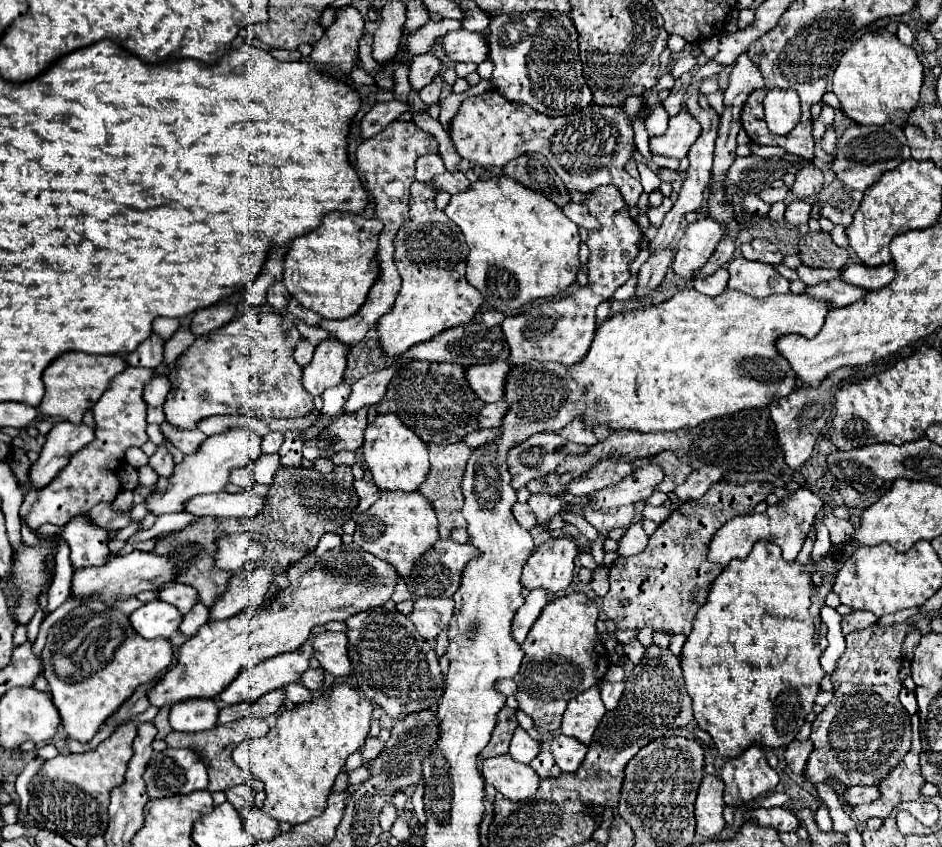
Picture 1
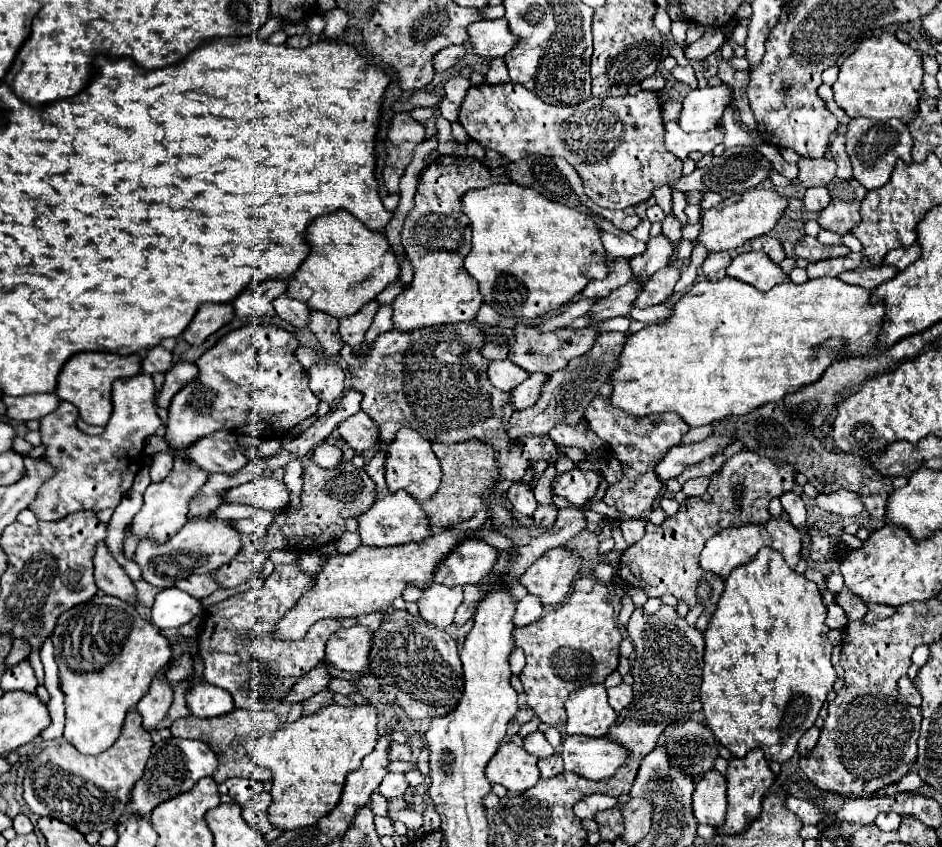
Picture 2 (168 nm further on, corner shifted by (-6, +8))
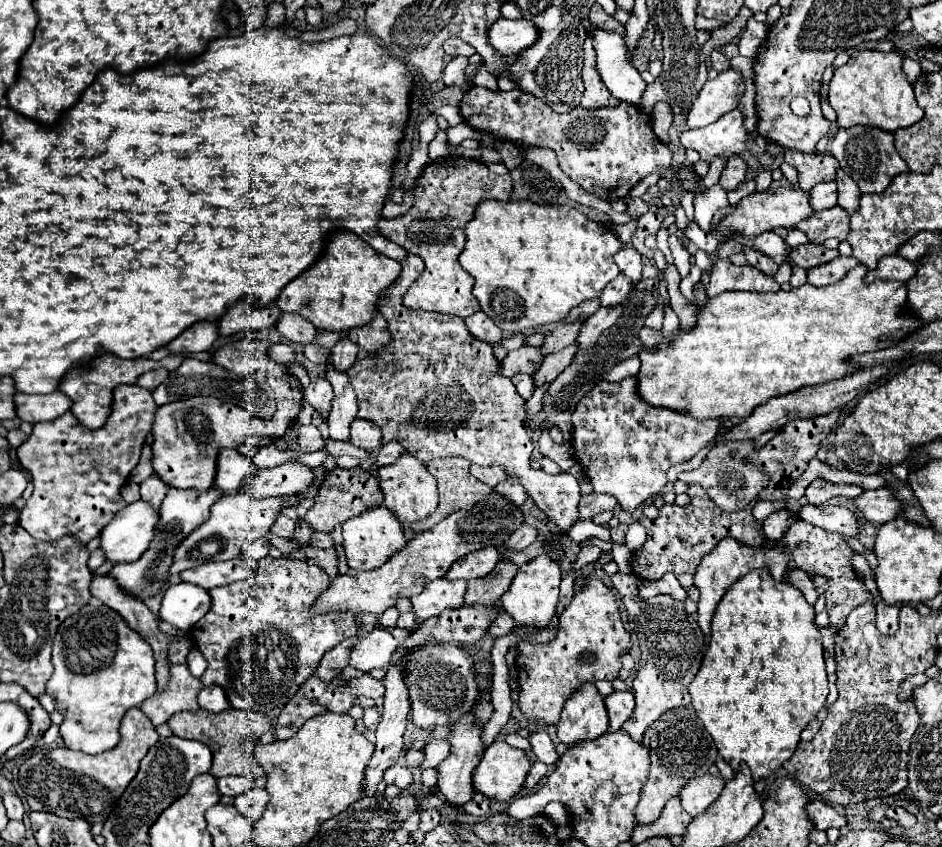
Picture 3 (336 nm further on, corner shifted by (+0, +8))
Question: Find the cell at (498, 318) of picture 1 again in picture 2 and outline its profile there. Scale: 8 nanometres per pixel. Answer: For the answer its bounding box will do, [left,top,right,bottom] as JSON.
[476,303,500,327]

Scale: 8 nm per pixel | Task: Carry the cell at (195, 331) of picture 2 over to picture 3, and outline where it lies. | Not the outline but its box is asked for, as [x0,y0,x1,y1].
[170,321,218,353]

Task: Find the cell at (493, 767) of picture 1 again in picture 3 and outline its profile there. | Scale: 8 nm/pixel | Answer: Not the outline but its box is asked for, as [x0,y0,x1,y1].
[472,741,530,801]

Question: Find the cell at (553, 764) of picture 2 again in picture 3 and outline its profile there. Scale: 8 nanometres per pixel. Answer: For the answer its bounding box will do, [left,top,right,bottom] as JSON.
[524,761,548,789]

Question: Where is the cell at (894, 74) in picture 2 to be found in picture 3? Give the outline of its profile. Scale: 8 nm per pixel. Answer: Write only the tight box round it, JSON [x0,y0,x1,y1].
[828,49,922,131]

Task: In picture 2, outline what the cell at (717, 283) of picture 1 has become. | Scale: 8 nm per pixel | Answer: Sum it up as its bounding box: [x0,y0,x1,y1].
[702,251,732,281]

